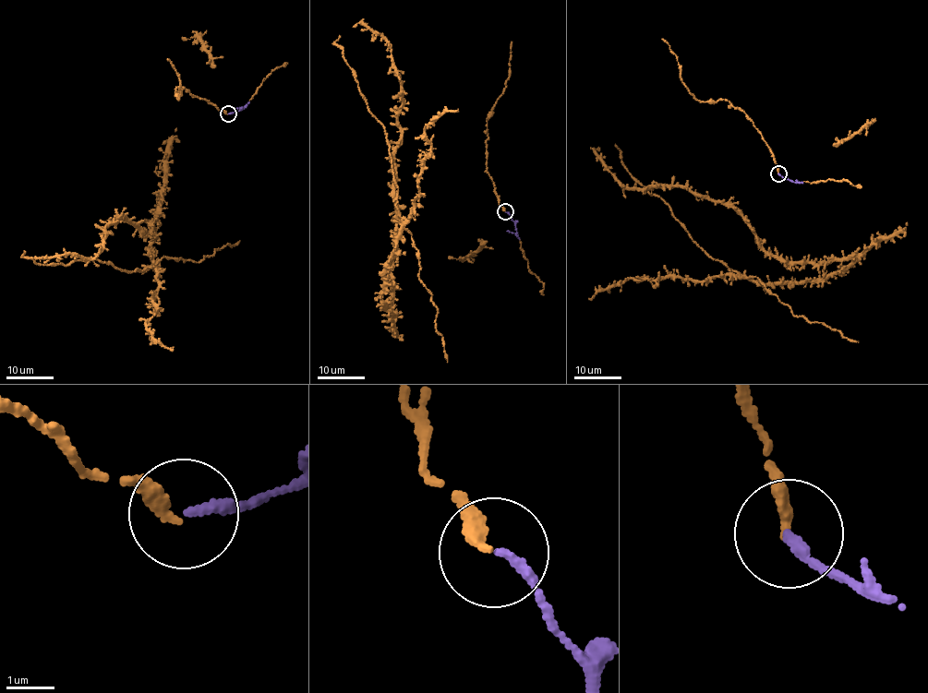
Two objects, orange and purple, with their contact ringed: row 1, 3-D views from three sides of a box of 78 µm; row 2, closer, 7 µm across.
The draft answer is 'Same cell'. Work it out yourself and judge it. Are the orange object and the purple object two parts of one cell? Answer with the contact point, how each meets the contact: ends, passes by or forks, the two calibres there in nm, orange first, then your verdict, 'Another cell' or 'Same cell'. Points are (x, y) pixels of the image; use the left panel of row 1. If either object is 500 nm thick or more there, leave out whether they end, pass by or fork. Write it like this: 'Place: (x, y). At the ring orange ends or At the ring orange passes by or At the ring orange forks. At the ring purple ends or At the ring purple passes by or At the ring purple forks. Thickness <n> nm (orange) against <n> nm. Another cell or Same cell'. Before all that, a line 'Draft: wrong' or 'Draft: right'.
Draft: right
Place: (228, 113). At the ring orange ends. At the ring purple ends. Thickness 240 nm (orange) against 200 nm. Same cell

